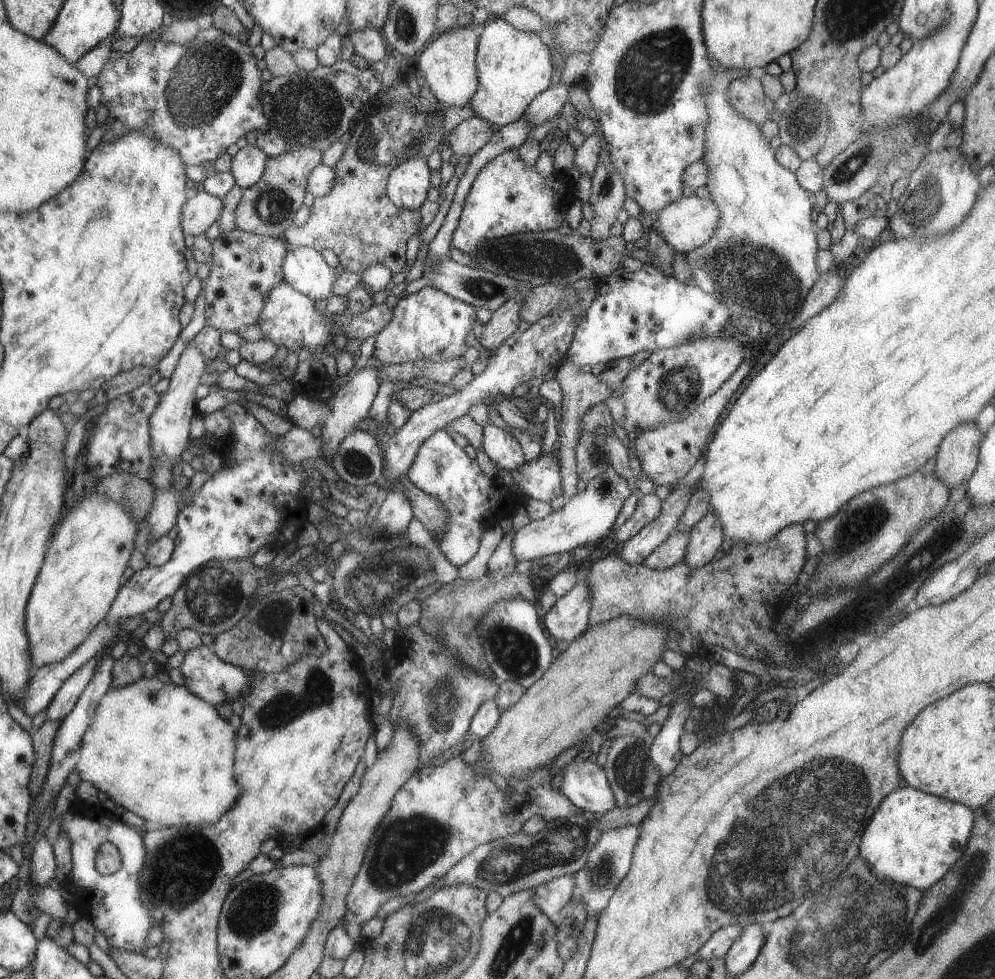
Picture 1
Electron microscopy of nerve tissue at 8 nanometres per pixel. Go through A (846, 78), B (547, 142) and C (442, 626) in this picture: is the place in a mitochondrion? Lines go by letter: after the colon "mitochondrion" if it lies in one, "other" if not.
A: other
B: other
C: mitochondrion

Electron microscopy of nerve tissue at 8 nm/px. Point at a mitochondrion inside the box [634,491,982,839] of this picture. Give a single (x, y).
(872, 601)

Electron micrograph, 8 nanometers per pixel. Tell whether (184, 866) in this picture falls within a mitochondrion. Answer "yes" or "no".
yes

